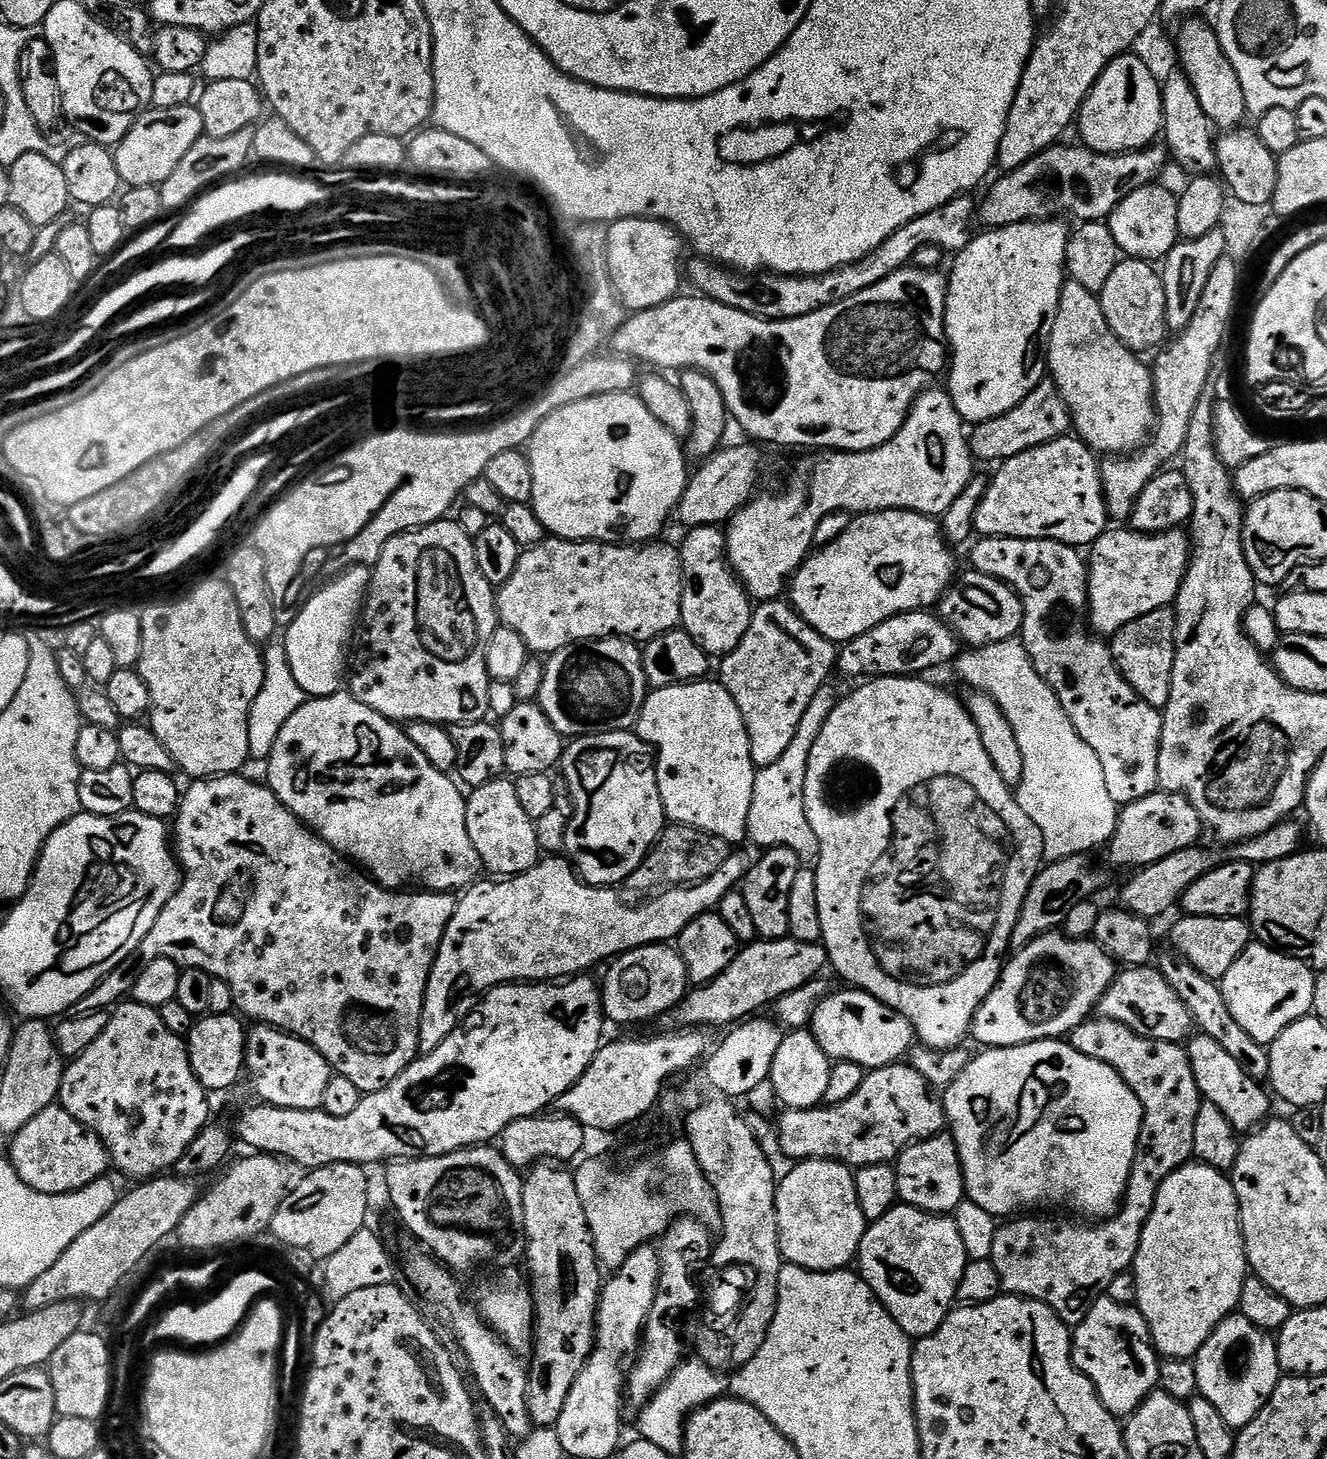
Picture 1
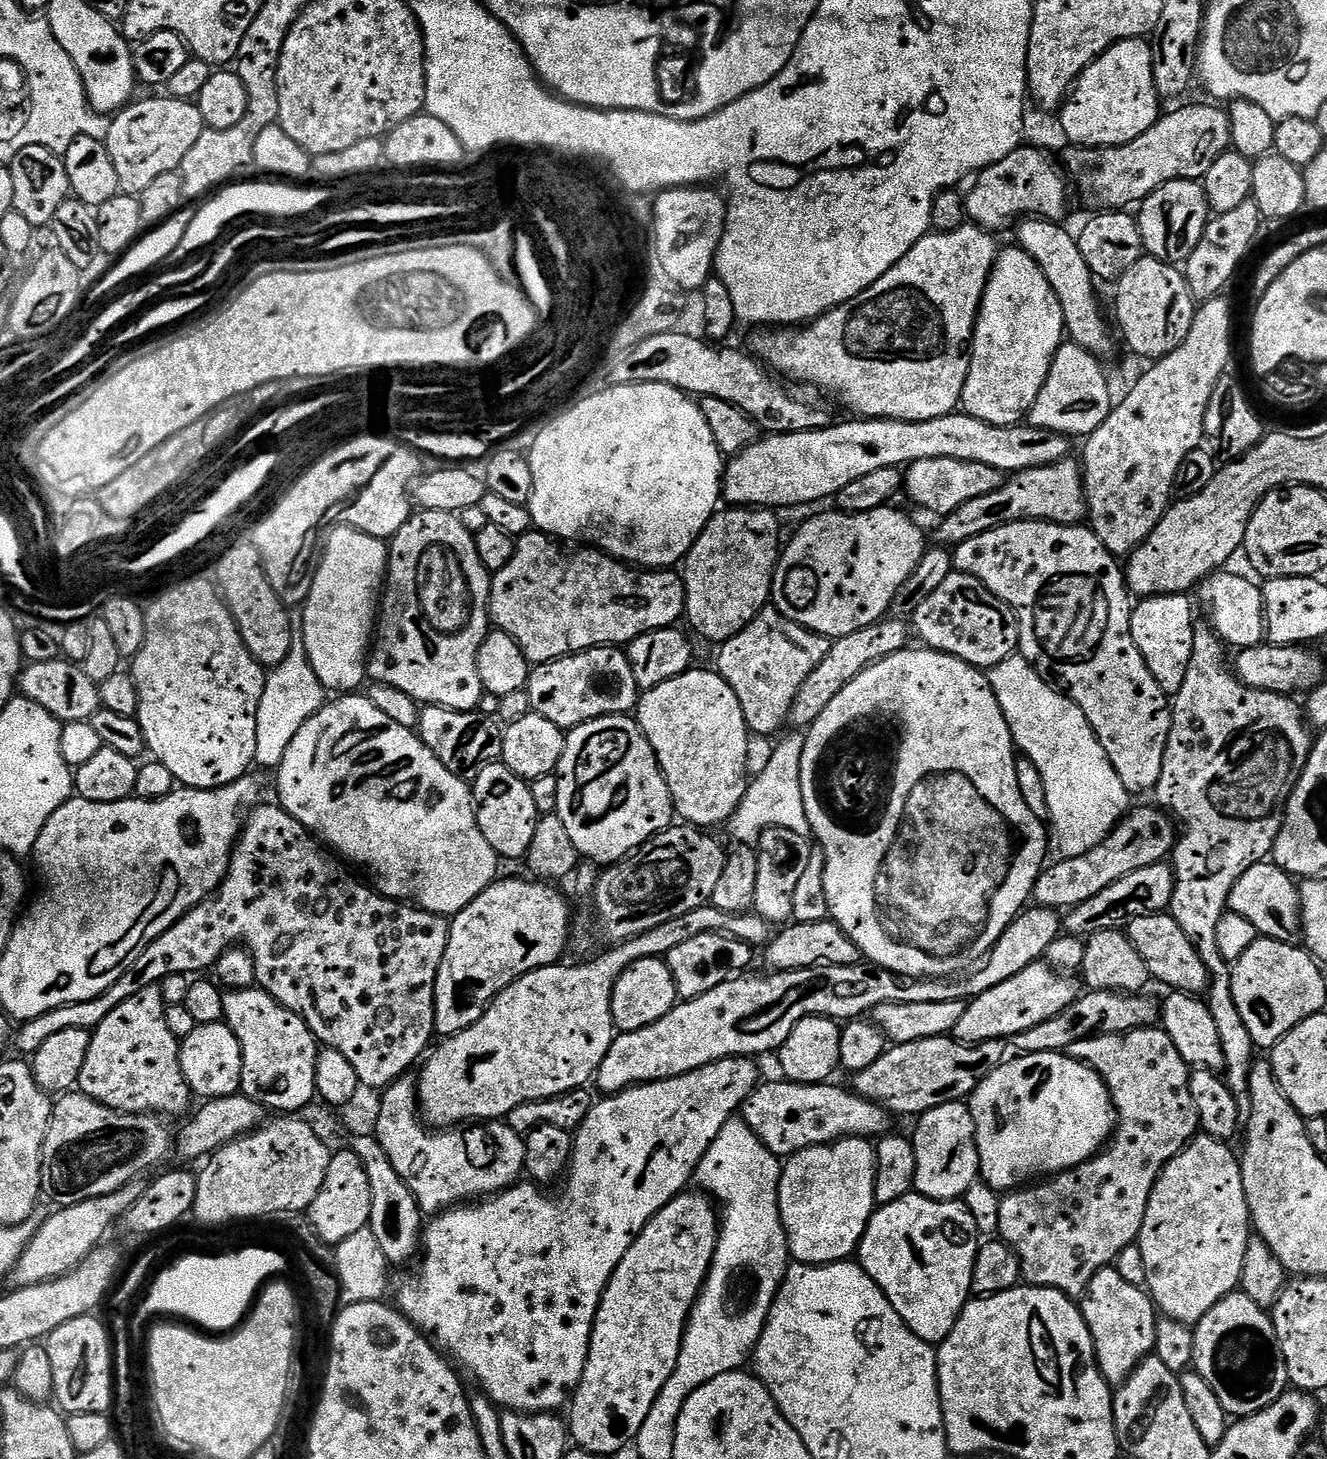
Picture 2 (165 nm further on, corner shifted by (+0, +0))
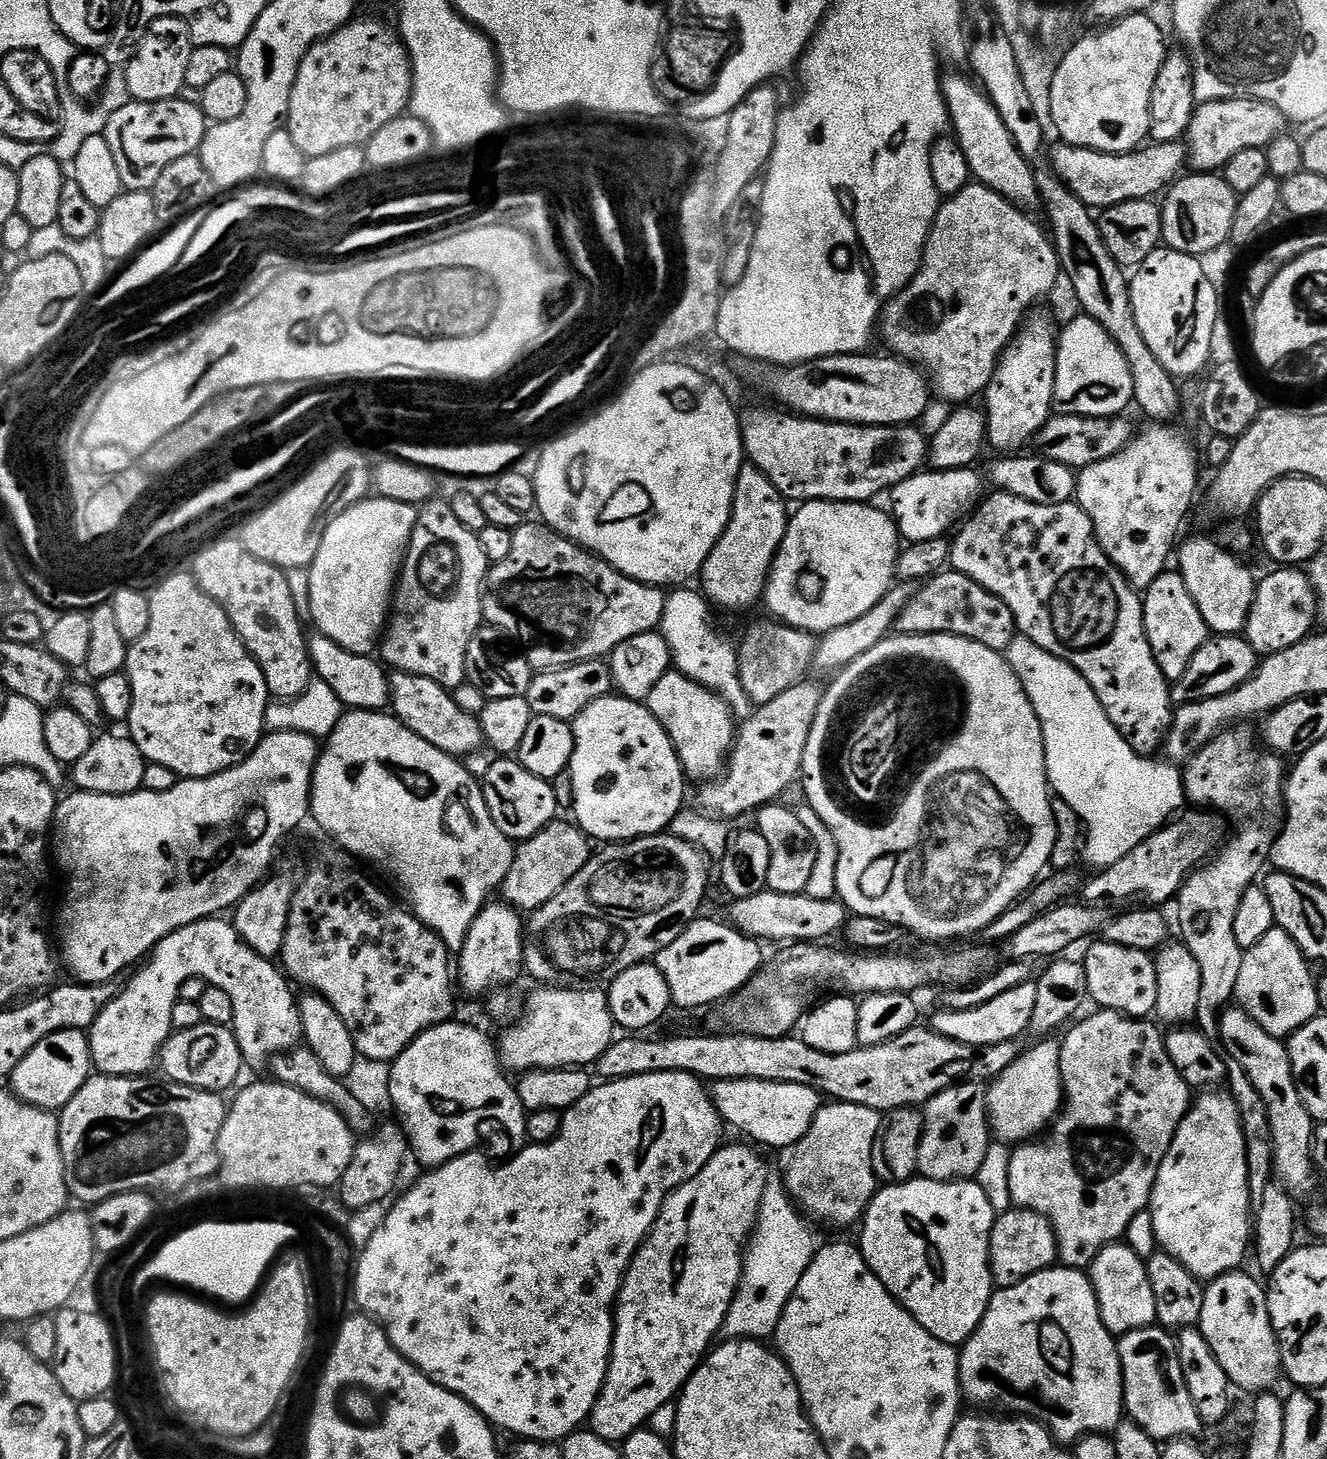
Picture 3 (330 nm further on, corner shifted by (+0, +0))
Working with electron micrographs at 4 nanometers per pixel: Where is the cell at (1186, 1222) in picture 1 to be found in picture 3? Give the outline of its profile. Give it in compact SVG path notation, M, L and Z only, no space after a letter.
M1208 1090L1193 1099L1188 1113L1182 1118L1178 1130L1174 1134L1174 1142L1170 1142L1170 1150L1166 1150L1166 1158L1162 1158L1162 1166L1158 1166L1158 1178L1154 1182L1154 1190L1150 1201L1152 1212L1152 1232L1156 1235L1159 1251L1170 1254L1190 1272L1197 1276L1201 1282L1211 1282L1224 1276L1228 1272L1237 1271L1244 1260L1244 1255L1249 1255L1250 1241L1253 1239L1254 1201L1248 1189L1248 1167L1246 1166L1246 1140L1242 1134L1242 1122L1238 1114L1238 1106L1232 1100L1231 1092L1227 1090Z

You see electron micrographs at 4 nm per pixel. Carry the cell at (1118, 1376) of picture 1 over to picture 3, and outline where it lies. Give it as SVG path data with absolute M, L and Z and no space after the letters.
M1128 1242L1111 1244L1099 1252L1090 1266L1090 1277L1097 1294L1101 1320L1112 1336L1119 1338L1156 1324L1154 1290L1150 1286L1148 1265L1145 1257L1140 1257Z

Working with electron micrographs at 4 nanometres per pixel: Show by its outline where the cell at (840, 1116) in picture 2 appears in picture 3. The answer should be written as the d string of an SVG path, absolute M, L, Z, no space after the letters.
M717 1080L711 1085L710 1095L716 1104L716 1109L720 1111L721 1121L732 1128L737 1128L744 1137L753 1145L761 1146L765 1144L768 1148L788 1148L799 1144L802 1138L810 1130L818 1110L822 1107L821 1093L815 1092L810 1086L805 1084L787 1084L778 1081L760 1080Z

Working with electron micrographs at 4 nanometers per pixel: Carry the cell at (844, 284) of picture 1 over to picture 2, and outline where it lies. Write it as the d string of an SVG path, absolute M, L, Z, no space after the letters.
M1021 146L1002 158L1002 162L980 169L971 181L972 189L964 196L967 219L993 234L999 233L999 228L1006 227L1011 220L1021 218L1063 221L1064 207L1068 204L1068 188L1064 185L1066 176L1061 169L1061 173L1056 169L1050 157L1047 151L1037 147Z

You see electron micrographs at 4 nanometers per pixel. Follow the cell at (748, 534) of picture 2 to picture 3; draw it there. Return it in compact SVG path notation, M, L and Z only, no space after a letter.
M744 463L736 479L730 522L722 538L718 538L714 550L710 550L698 577L699 587L709 605L716 607L717 604L728 612L740 612L751 604L761 603L776 552L782 546L788 529L790 512L784 507L784 495L777 490L774 482L770 482L758 466Z

